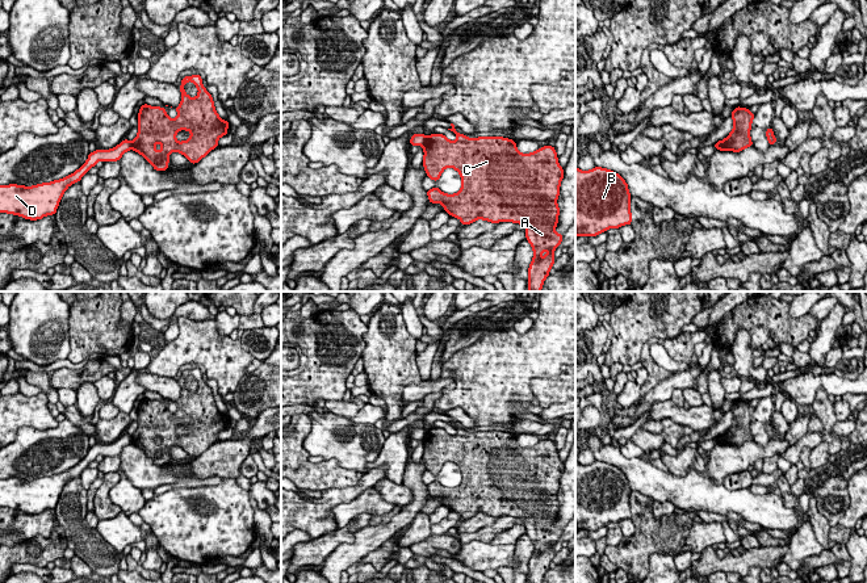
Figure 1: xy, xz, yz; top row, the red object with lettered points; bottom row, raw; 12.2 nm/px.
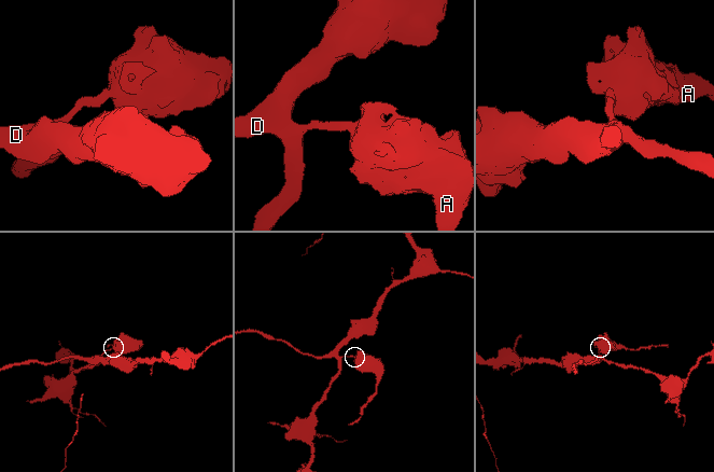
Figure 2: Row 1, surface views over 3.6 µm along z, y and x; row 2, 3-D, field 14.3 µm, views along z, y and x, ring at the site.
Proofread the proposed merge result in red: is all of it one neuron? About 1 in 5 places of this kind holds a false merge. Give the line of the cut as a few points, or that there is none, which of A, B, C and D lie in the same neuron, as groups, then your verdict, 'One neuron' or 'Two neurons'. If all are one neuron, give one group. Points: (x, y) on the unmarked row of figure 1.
Split along xz (427, 431), (422, 439). Groups: A C / B D. Two neurons

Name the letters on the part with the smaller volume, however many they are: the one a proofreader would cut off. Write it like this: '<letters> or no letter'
A, C

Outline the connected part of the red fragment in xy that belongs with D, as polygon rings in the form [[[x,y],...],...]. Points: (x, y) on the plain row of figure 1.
[[[125,432],[110,444],[95,444],[79,464],[63,473],[33,481],[17,478],[0,479],[0,507],[18,509],[30,515],[54,509],[70,479],[80,475],[99,454],[104,457],[118,456],[129,444],[131,444],[131,436]]]

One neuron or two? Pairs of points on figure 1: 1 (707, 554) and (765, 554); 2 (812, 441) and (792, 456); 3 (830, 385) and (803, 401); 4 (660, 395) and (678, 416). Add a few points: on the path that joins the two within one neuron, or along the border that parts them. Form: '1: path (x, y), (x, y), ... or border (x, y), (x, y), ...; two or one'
1: path (721, 563), (742, 563), (750, 558); one
2: path (807, 441), (795, 451); one
3: path (824, 385), (817, 385), (808, 394); one
4: border (670, 398), (654, 402), (645, 411); two

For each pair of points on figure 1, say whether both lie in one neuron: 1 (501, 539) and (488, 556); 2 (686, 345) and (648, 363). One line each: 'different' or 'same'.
1: different
2: same

